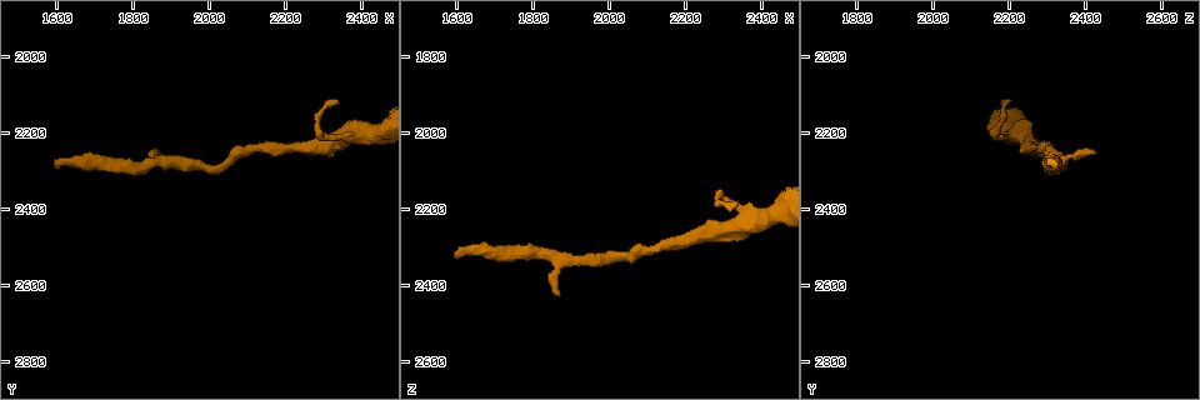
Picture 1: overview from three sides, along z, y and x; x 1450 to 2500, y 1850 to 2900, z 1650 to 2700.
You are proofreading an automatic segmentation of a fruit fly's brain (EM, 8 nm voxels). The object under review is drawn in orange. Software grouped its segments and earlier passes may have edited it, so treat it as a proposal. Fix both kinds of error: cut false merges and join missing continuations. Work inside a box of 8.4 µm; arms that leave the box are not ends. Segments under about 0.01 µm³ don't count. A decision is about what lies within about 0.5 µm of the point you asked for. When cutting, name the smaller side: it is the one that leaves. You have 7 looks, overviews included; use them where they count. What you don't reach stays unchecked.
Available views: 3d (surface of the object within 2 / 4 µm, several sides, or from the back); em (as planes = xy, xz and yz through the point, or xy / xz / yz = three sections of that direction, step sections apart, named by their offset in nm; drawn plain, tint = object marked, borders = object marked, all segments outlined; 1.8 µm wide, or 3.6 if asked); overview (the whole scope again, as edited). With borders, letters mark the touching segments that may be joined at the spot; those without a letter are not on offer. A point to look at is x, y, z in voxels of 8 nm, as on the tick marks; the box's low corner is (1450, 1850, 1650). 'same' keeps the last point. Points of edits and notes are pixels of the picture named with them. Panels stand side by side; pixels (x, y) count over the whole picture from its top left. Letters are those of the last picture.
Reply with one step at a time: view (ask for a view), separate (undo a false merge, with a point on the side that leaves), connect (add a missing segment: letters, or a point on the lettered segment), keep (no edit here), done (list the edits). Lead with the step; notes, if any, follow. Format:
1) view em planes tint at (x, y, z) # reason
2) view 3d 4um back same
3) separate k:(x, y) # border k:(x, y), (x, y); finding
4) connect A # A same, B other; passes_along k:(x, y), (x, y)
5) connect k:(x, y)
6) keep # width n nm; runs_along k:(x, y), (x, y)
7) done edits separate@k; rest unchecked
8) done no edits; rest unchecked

view em yz step 4 borders at (1870, 2260, 2425)

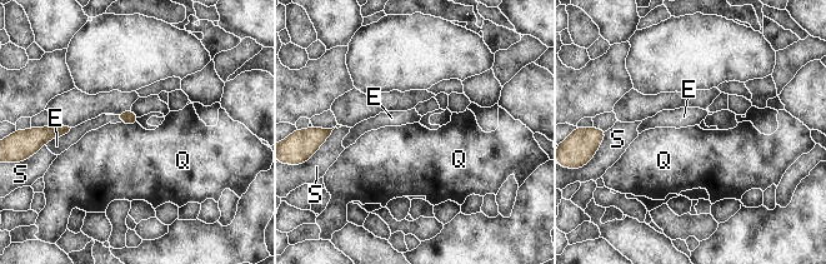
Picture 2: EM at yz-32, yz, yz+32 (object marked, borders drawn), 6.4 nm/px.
keep # E other, Q other, S other; border 2:(120, 121), (138, 124); none of them fits

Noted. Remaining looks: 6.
view 3d 2um at (1595, 2295, 2325) # branch stops here

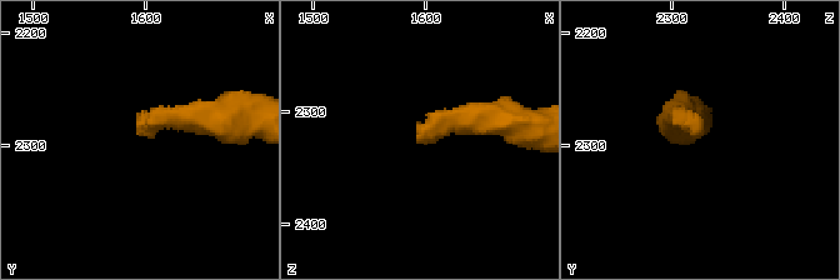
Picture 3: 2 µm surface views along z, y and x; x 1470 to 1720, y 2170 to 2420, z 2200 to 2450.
view em planes plain at (1596, 2290, 2324)

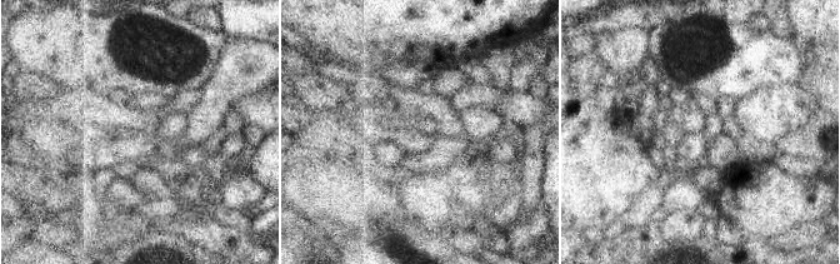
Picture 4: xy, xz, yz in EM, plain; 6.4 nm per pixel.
view em planes borders same

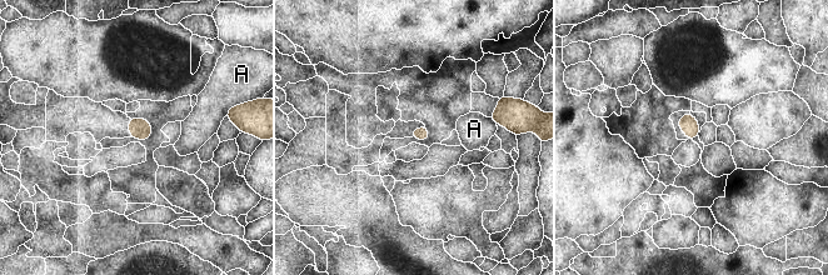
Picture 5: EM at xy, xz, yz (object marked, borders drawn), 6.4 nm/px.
keep # A other; border 5:(488, 118), (495, 124); none of them fits

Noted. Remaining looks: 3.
view 3d 4um at (2335, 2115, 2180) # thin end

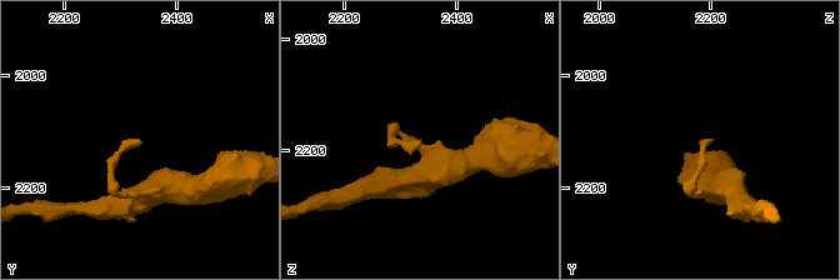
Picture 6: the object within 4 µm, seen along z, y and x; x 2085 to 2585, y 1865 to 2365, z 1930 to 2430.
view em 3.6um planes borders at (2335, 2120, 2180)

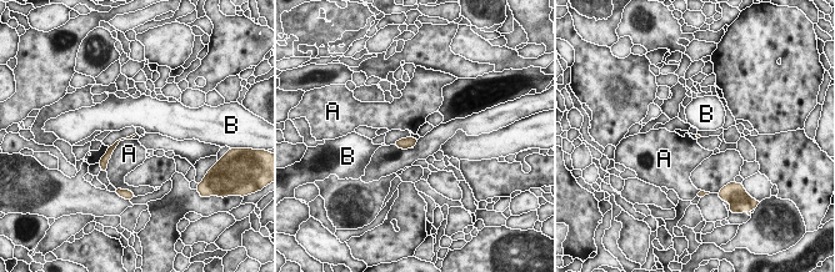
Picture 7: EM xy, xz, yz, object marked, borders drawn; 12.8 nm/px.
keep # A other, B other; border 7:(131, 139), (119, 142), (105, 169); no lettered segment goes on from it

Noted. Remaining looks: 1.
done no edits; rest unchecked

